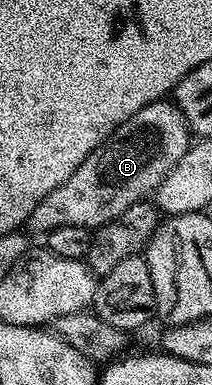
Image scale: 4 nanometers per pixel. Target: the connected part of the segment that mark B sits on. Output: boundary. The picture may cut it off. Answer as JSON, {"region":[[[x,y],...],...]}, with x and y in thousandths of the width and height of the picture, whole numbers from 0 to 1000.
{"region":[[[755,262],[684,273],[590,325],[571,325],[476,379],[439,387],[373,436],[156,553],[123,587],[217,605],[269,595],[269,584],[401,584],[434,595],[514,577],[533,564],[590,553],[608,532],[679,525],[750,488],[759,470],[873,408],[910,369],[910,343],[877,304],[821,262]]]}

